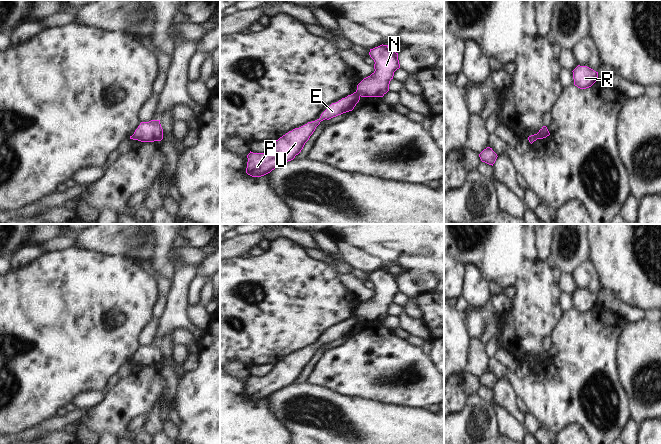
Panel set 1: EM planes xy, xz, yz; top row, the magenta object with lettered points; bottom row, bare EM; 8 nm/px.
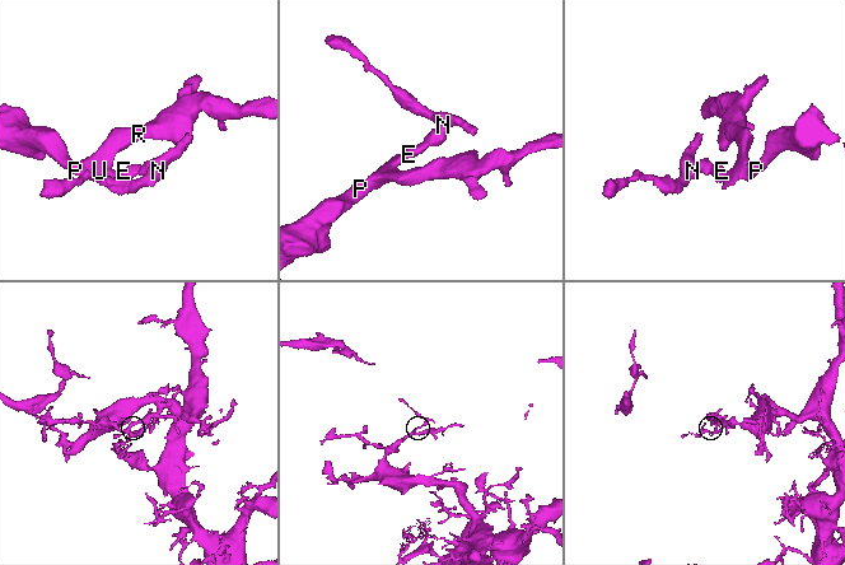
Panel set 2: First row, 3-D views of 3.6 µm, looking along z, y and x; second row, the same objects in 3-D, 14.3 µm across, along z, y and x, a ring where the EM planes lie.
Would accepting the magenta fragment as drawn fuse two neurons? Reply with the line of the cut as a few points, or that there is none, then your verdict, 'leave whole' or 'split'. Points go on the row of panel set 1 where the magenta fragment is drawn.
cut in yz along (536, 134), (537, 138); split

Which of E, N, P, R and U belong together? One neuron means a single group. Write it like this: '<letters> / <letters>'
E P R U / N

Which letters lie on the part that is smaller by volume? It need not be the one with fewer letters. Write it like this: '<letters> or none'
N

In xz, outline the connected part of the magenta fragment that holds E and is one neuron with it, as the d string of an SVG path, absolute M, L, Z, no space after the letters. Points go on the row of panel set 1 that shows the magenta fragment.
M354 92L328 106L319 119L295 128L274 141L273 146L266 152L253 153L250 151L247 155L246 173L252 177L261 177L283 163L293 160L301 152L321 121L352 111L359 100L360 95Z

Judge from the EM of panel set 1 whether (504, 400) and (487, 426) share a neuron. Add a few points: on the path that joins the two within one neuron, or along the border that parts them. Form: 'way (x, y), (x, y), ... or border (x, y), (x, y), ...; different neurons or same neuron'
border (491, 402), (494, 405); different neurons

